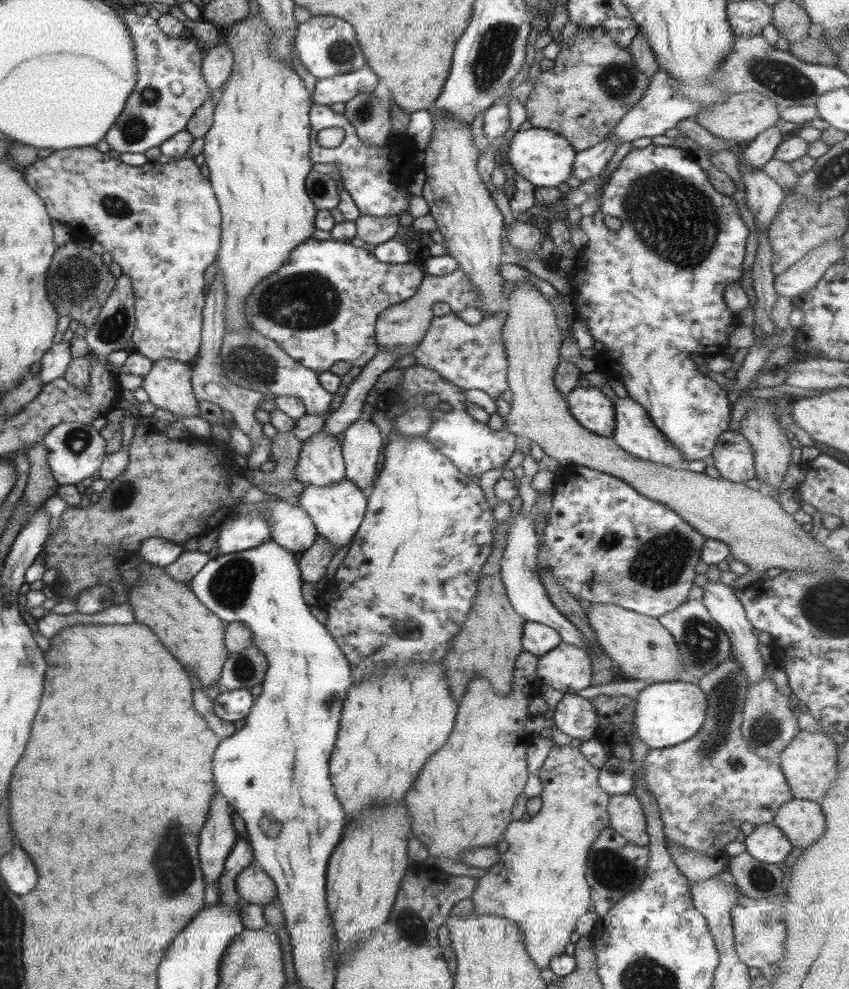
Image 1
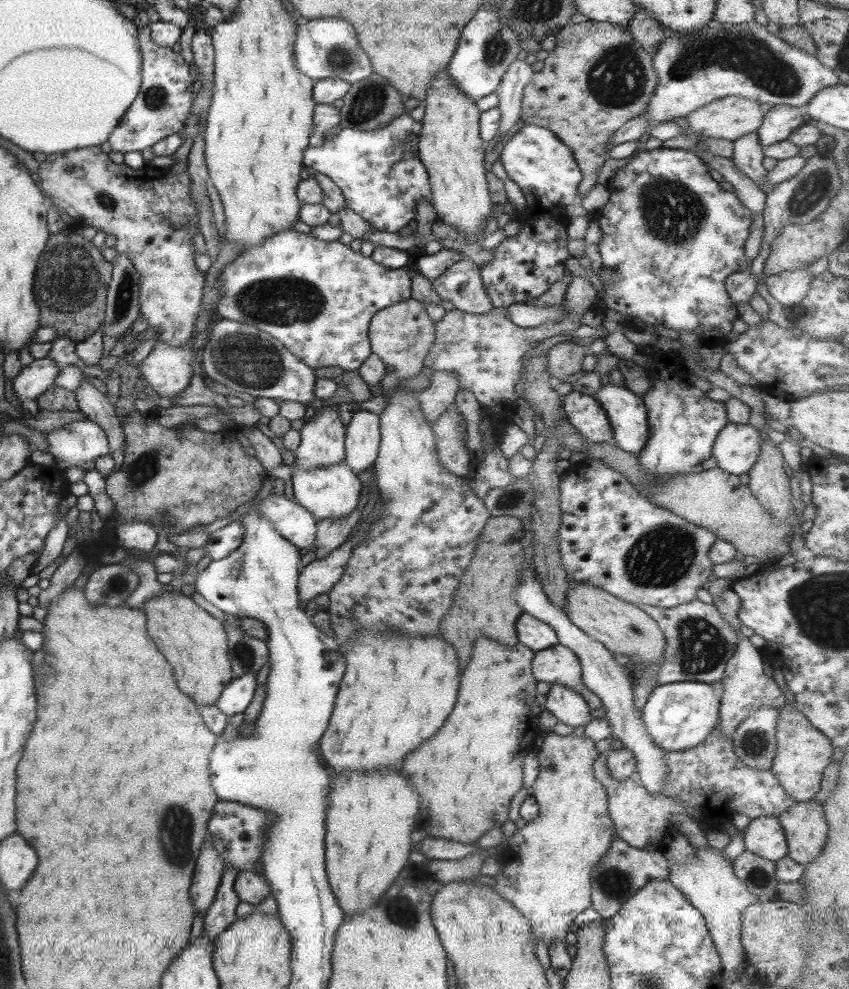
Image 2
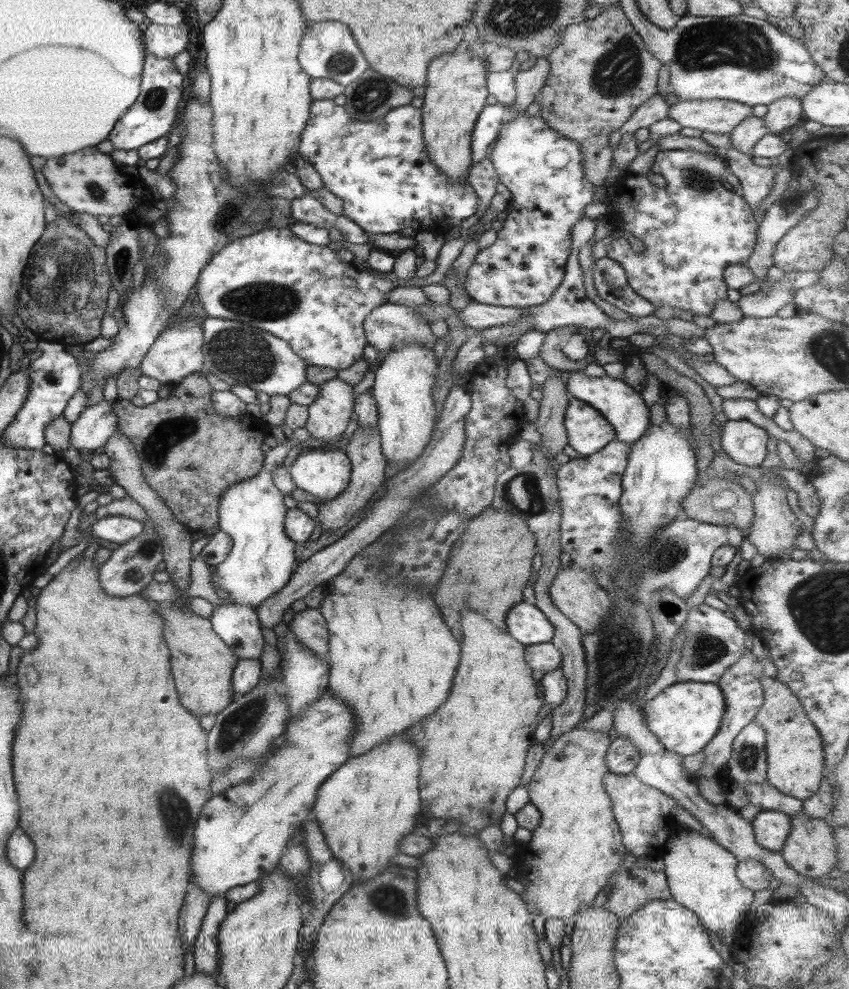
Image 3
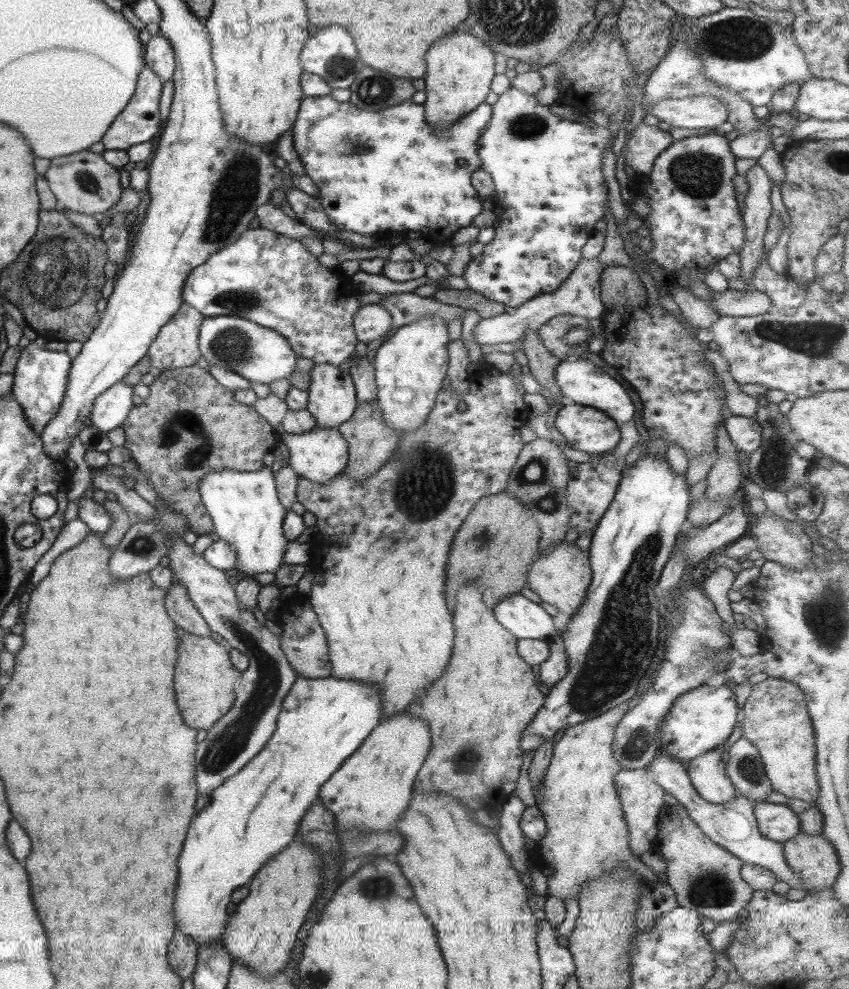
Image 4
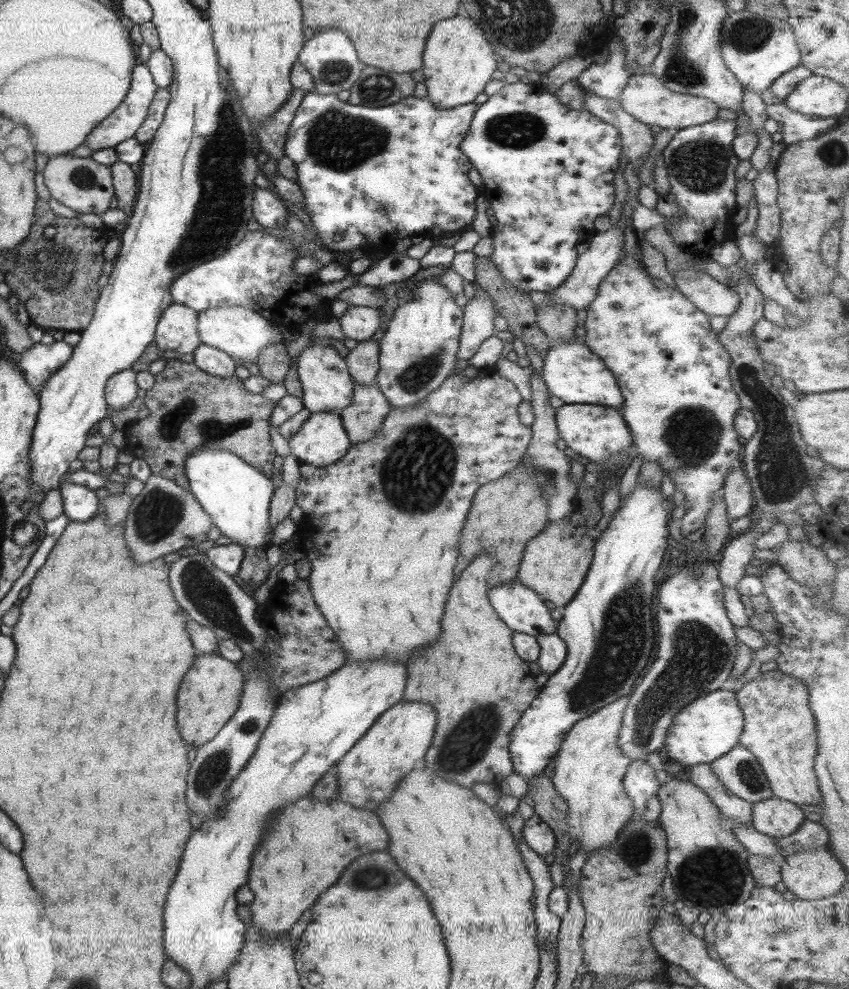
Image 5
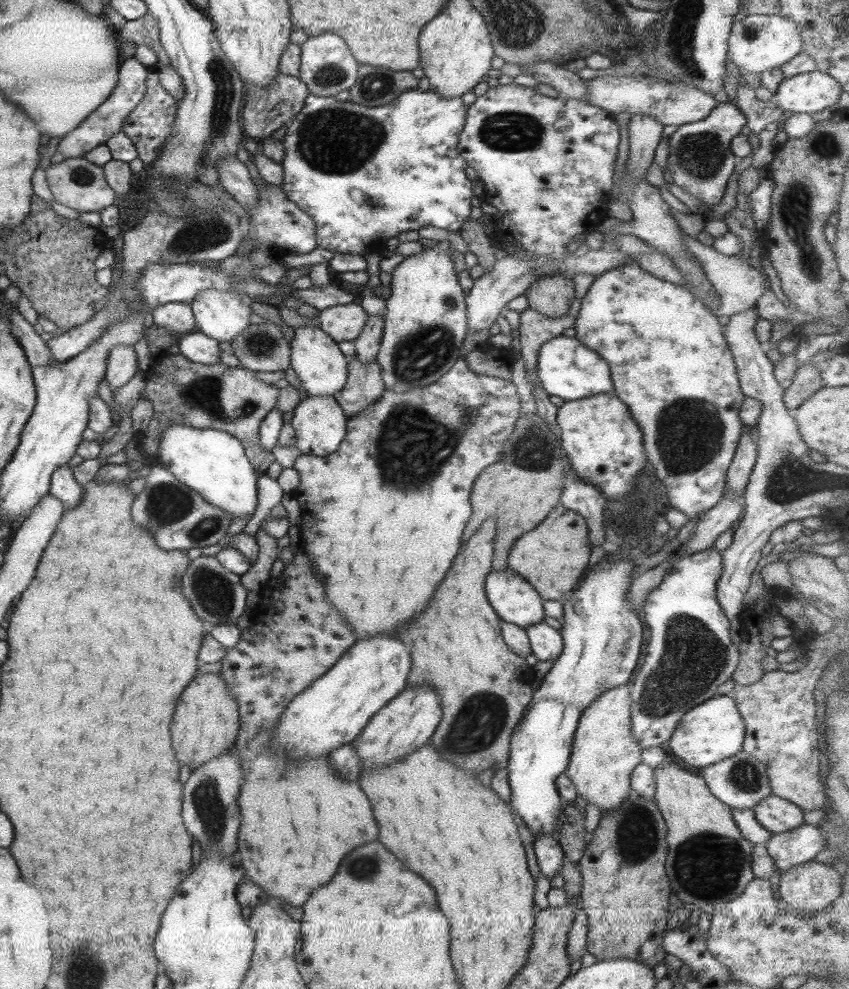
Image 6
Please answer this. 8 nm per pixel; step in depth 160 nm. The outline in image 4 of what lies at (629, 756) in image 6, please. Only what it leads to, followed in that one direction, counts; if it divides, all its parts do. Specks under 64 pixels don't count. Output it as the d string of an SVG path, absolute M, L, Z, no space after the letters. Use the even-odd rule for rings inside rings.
M633 696L585 722L567 727L559 740L555 742L552 758L548 764L544 778L534 793L535 806L542 812L546 826L546 835L537 844L541 852L541 860L547 866L553 867L553 875L547 878L548 896L560 898L574 897L580 891L580 884L587 879L596 879L603 871L613 867L630 868L645 882L653 880L653 871L647 865L639 862L639 857L631 854L628 845L628 828L621 808L621 801L614 785L614 776L619 772L620 766L613 758L611 744L614 730L621 717L638 701L639 696Z

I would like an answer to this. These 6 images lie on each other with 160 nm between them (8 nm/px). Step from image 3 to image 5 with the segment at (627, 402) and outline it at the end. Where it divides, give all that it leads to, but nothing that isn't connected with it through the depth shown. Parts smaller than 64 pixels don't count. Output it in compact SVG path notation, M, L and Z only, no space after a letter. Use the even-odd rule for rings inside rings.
M561 343L549 347L542 358L542 381L546 389L564 404L596 404L617 408L623 402L611 371L581 343Z

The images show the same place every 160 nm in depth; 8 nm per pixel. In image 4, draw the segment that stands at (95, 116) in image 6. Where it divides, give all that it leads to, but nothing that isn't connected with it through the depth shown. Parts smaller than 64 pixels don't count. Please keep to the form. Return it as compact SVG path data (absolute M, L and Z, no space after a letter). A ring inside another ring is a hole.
M149 68L140 70L136 80L136 87L129 102L119 111L118 116L109 124L109 128L100 138L104 150L127 150L130 146L138 145L140 142L153 140L161 130L159 127L158 98L163 82Z

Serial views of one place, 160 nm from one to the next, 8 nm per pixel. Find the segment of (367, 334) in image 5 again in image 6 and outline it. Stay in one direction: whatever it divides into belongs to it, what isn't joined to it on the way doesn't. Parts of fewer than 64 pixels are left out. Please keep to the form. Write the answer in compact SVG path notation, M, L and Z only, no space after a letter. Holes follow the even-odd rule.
M347 303L323 309L318 315L318 322L319 328L331 340L349 342L358 337L367 317L361 305Z

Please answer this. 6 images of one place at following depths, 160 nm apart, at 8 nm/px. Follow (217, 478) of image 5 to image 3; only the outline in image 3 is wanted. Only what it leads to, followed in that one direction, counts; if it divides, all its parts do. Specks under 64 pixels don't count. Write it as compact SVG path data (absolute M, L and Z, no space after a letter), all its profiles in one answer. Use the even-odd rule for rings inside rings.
M287 442L265 448L263 466L257 476L231 484L217 502L217 526L231 538L227 558L211 568L211 586L224 598L225 606L243 604L259 608L263 600L277 594L295 570L294 542L284 532L286 508L283 496L271 480L271 471L282 465L288 450L297 443Z

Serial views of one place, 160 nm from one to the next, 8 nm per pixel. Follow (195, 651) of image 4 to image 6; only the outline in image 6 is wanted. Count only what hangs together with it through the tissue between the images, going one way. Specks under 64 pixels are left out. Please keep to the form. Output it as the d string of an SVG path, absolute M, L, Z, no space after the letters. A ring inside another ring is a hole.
M197 673L183 690L179 700L181 702L177 702L169 726L171 748L181 766L189 766L191 770L195 770L225 754L236 741L239 726L237 705L226 691L223 679L218 673Z

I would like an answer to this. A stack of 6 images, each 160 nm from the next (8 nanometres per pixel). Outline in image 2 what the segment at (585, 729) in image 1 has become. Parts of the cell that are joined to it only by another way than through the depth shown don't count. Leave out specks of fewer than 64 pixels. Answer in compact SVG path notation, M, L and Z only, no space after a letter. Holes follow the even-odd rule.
M553 683L546 694L543 702L556 720L567 726L583 726L593 717L587 708L586 700L571 687Z

